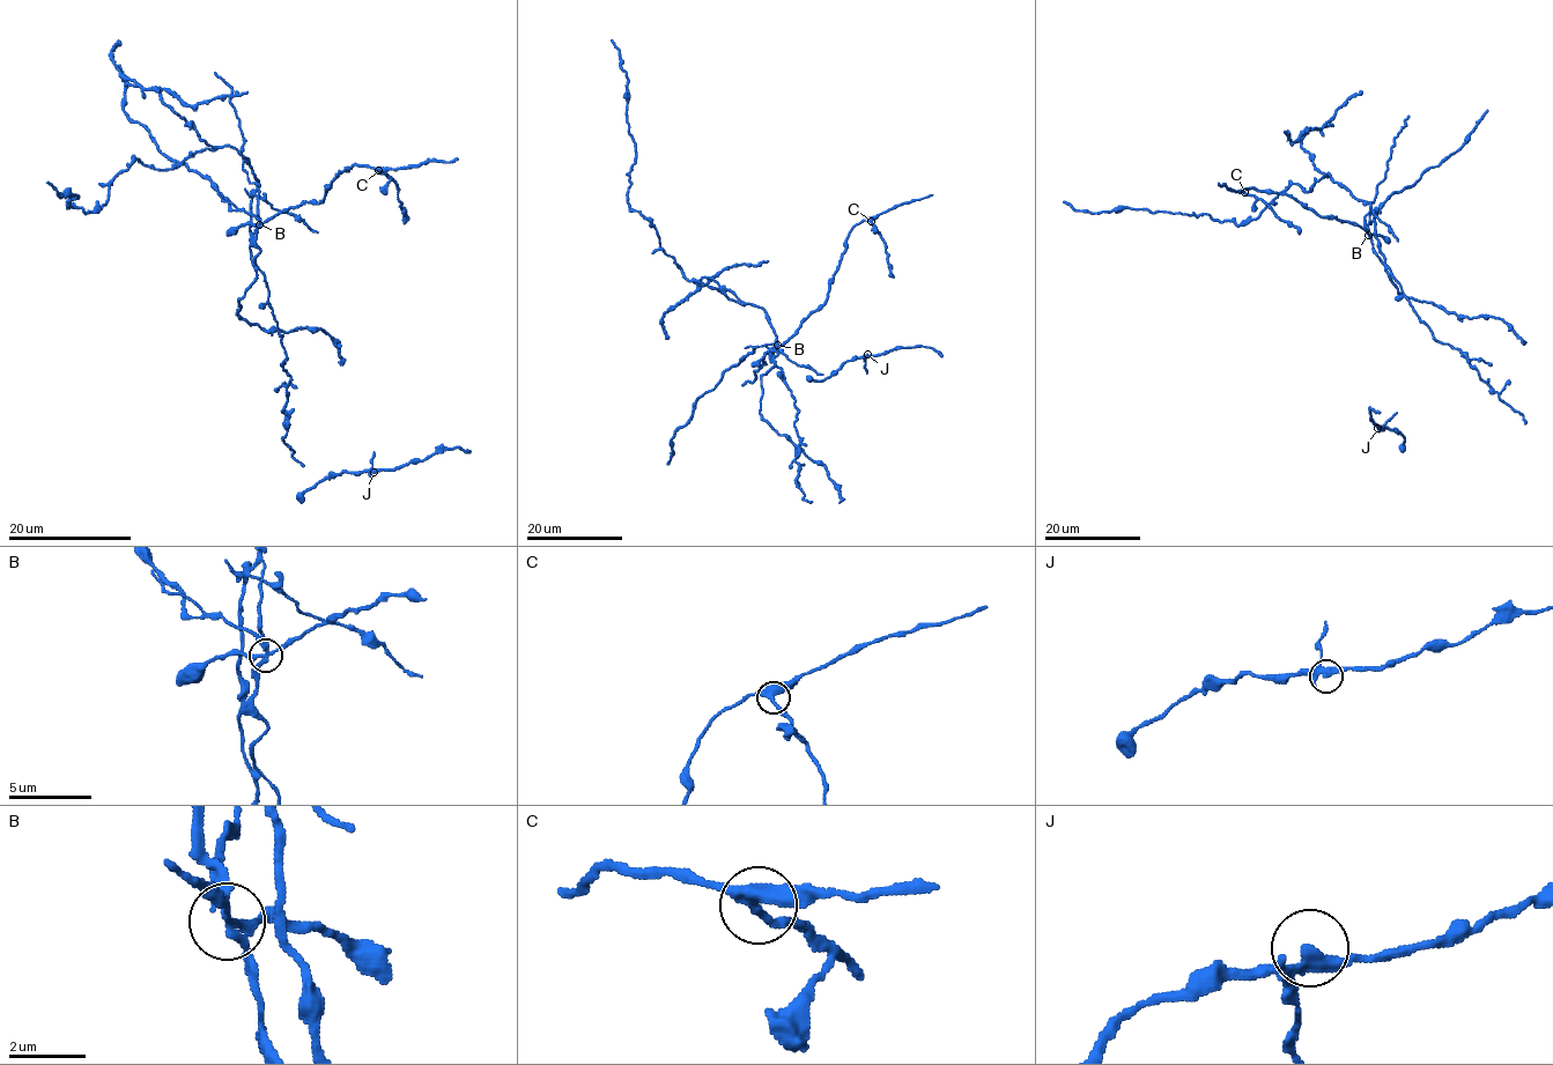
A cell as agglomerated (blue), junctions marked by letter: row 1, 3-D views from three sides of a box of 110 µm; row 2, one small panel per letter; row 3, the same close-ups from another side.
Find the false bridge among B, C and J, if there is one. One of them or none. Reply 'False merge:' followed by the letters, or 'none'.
False merge: B

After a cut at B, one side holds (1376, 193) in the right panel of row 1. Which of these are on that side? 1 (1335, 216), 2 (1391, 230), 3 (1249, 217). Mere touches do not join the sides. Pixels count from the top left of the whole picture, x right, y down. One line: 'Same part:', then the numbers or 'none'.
Same part: 2, 3

